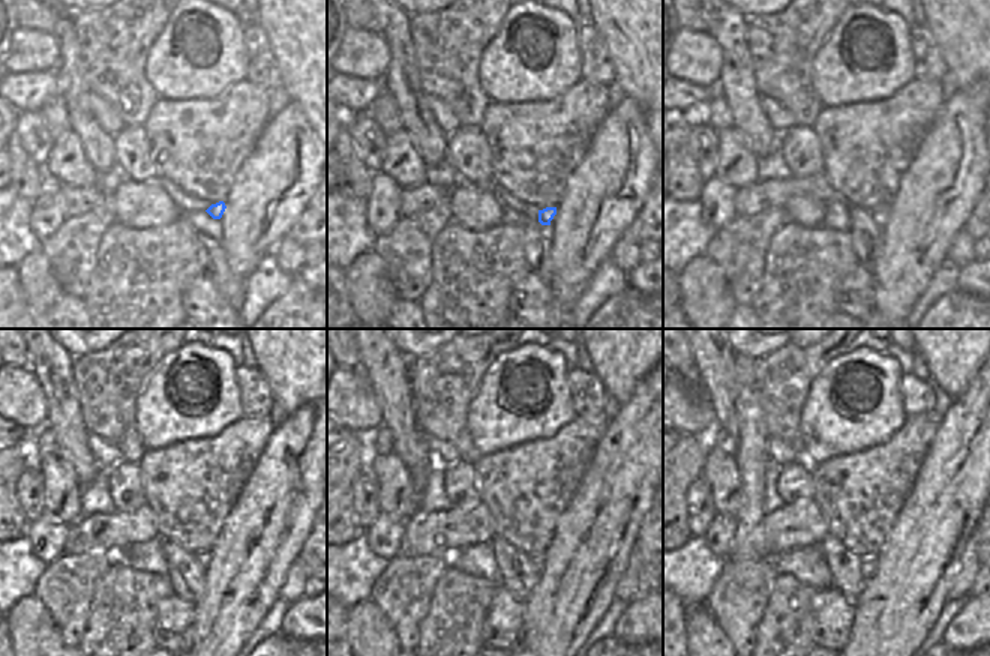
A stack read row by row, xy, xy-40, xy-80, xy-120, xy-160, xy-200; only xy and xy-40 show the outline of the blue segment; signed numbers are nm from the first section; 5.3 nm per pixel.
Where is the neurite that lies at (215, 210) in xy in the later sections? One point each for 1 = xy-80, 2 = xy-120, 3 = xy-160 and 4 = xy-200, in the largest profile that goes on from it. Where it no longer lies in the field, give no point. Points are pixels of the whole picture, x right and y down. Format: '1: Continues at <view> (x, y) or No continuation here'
1: Continues at xy-80 (878, 215)
2: Continues at xy-120 (203, 557)
3: Continues at xy-160 (537, 560)
4: Continues at xy-200 (869, 565).

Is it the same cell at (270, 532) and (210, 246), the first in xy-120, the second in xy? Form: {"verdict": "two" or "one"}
{"verdict": "two"}

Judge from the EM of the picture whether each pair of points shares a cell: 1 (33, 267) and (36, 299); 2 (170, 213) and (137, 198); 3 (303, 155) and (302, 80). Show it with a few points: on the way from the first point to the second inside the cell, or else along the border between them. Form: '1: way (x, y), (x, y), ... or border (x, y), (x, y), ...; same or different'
1: way (35, 275), (36, 291); same
2: way (162, 210), (144, 204); same
3: border (290, 101), (300, 107), (311, 128); different

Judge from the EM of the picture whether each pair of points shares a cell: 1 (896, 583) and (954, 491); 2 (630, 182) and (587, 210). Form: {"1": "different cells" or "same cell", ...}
{"1": "same cell", "2": "same cell"}

